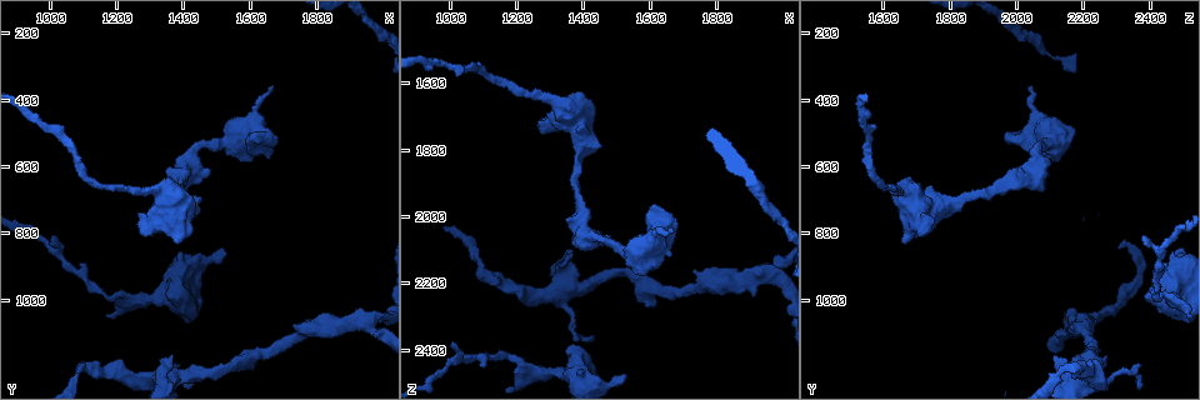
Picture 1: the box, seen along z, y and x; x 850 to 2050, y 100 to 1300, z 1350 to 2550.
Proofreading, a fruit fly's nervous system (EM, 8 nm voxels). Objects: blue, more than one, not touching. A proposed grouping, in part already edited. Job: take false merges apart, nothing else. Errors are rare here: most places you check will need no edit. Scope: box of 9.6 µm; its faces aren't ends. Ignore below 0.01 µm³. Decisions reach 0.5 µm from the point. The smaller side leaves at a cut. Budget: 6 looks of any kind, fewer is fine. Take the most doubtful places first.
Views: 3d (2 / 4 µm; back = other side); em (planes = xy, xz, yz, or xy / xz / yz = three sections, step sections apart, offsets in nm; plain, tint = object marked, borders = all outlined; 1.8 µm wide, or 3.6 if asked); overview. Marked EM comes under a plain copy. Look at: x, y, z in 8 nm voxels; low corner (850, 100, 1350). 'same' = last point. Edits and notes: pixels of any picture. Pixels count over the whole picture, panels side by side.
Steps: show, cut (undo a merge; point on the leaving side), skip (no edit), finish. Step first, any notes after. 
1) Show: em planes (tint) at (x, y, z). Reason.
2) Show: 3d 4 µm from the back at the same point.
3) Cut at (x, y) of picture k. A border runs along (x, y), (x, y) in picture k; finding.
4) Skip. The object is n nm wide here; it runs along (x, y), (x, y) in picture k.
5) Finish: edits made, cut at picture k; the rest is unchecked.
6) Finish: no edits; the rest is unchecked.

Show: em yz step 8 (tint) at (1090, 1220, 2130). Calibre changes.

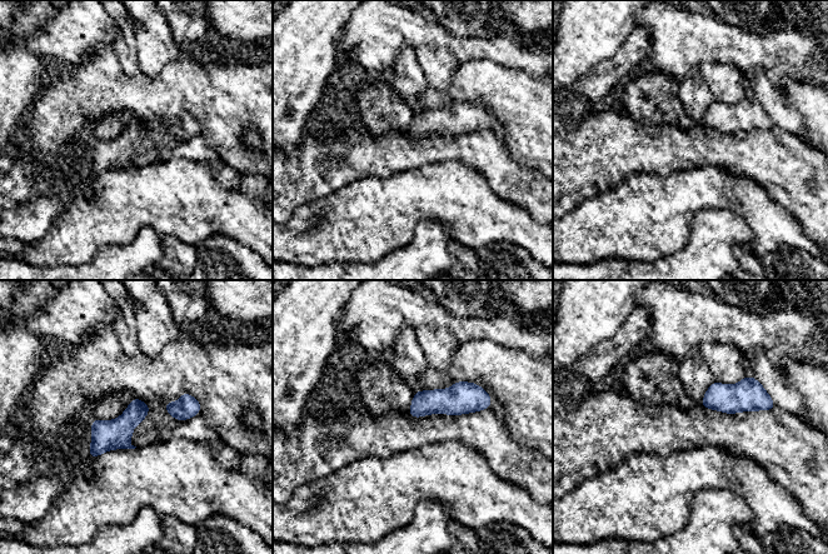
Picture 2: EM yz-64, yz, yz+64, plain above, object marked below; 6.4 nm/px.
Skip. The object is 70 nm wide here; continuous, no second neuron.

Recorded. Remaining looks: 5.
Show: 3d 2 µm from the back at (1950, 1060, 2180). Three arms meet.

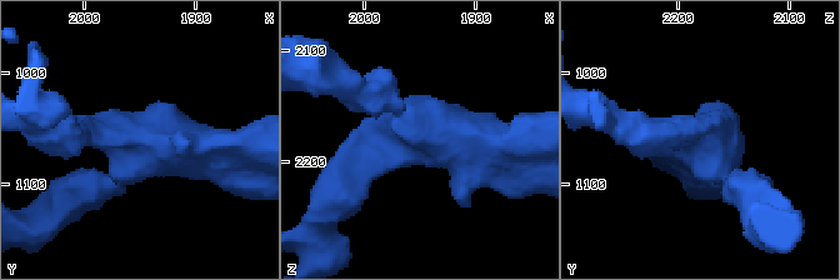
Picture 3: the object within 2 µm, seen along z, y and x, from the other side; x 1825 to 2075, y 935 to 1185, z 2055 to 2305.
Show: em xy step 8 (tint) at (1950, 1062, 2168). Now the EM.

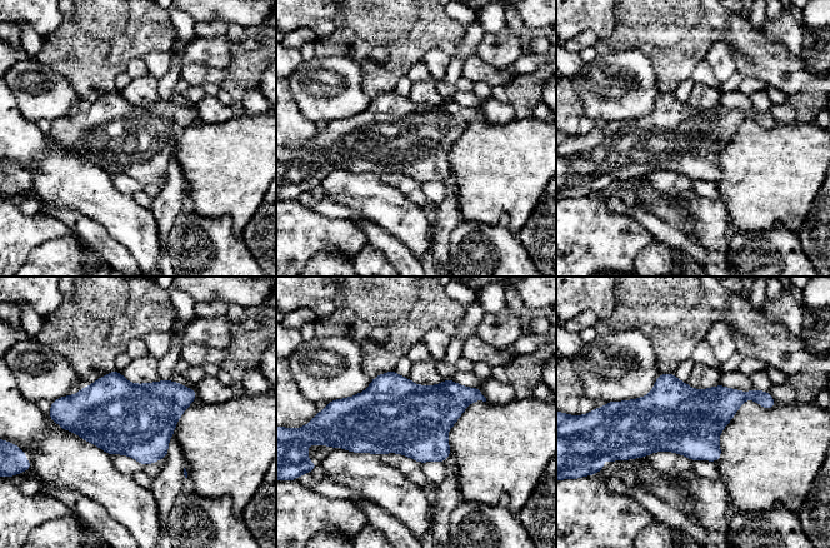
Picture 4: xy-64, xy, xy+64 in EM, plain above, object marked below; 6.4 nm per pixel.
Show: em planes (tint) at the same point. Another direction.

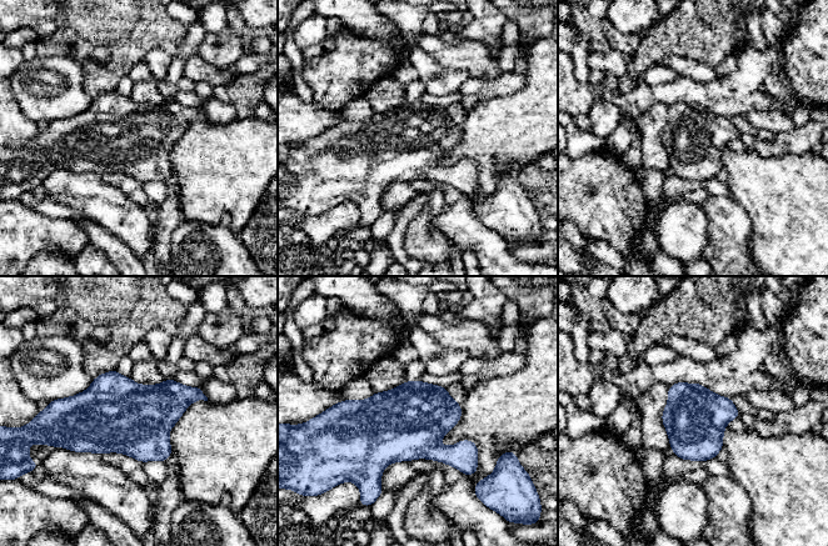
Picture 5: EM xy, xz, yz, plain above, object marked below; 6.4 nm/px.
Skip. One neuron here.

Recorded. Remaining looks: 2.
Show: em 3.6 µm planes (tint) at (1350, 1240, 2200). Three arms meet.

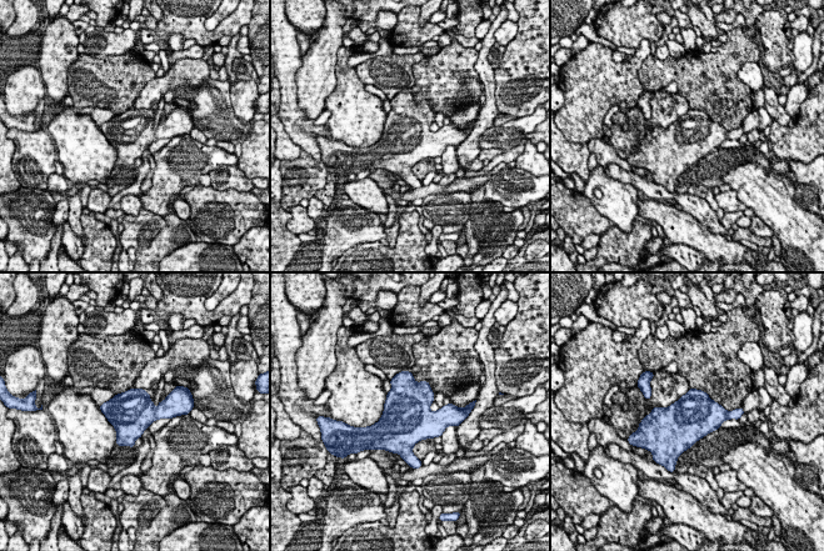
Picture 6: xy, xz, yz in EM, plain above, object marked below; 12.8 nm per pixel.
Skip. Continuous, no second neuron.

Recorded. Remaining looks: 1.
Finish: no edits; the rest is unchecked.

